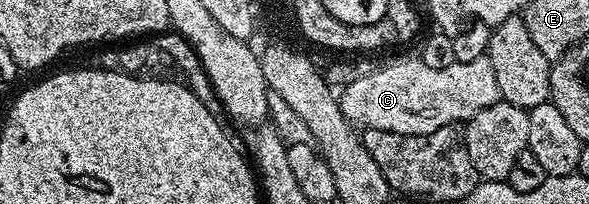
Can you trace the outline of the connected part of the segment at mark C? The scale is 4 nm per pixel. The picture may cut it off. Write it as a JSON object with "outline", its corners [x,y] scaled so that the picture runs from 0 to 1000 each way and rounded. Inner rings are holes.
{"outline":[[[699,275],[672,284],[652,328],[638,333],[632,368],[582,426],[574,495],[581,549],[599,608],[613,598],[626,642],[660,637],[666,657],[705,667],[728,657],[752,618],[793,603],[795,583],[818,549],[818,529],[832,529],[832,510],[851,495],[851,471],[846,392],[839,392],[839,314],[832,314],[825,275],[796,304],[772,304],[764,333],[730,333],[711,275]]]}

